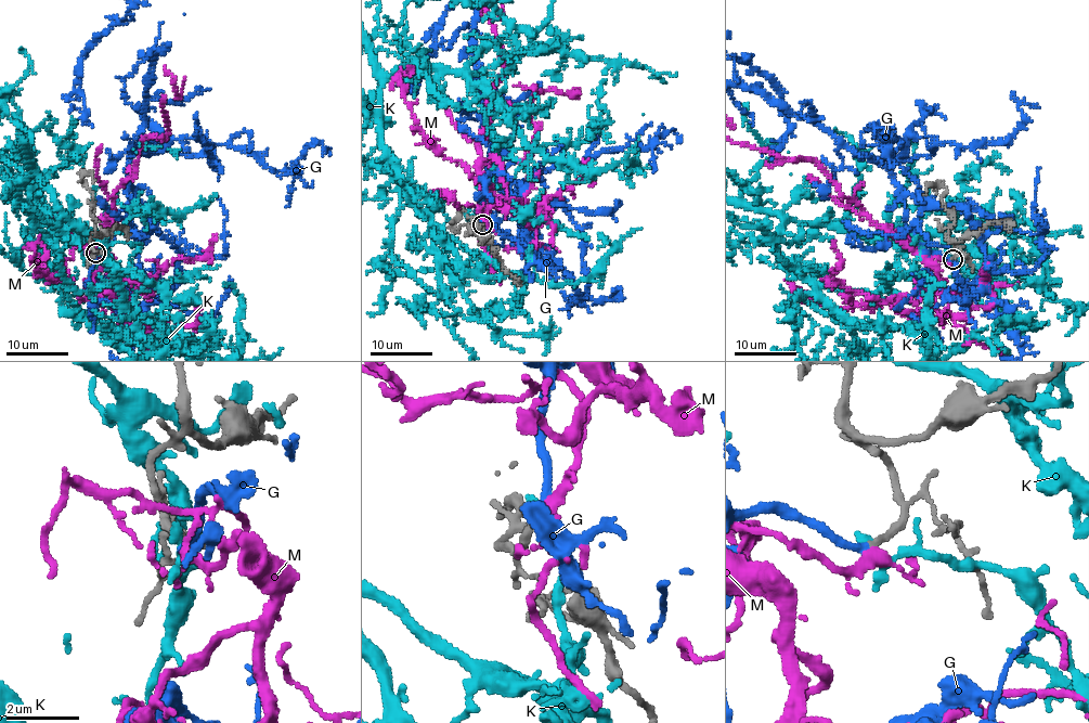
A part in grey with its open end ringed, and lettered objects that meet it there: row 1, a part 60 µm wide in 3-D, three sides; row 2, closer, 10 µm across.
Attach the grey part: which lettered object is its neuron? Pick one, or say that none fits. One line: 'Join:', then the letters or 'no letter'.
Join: M

